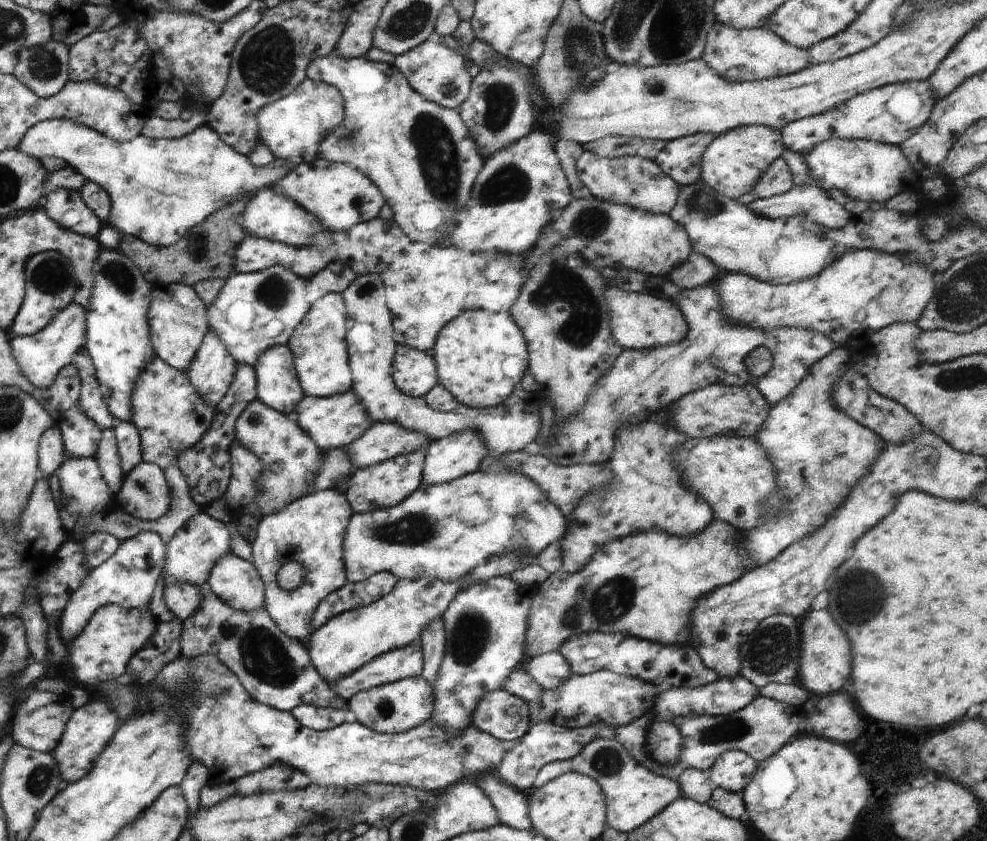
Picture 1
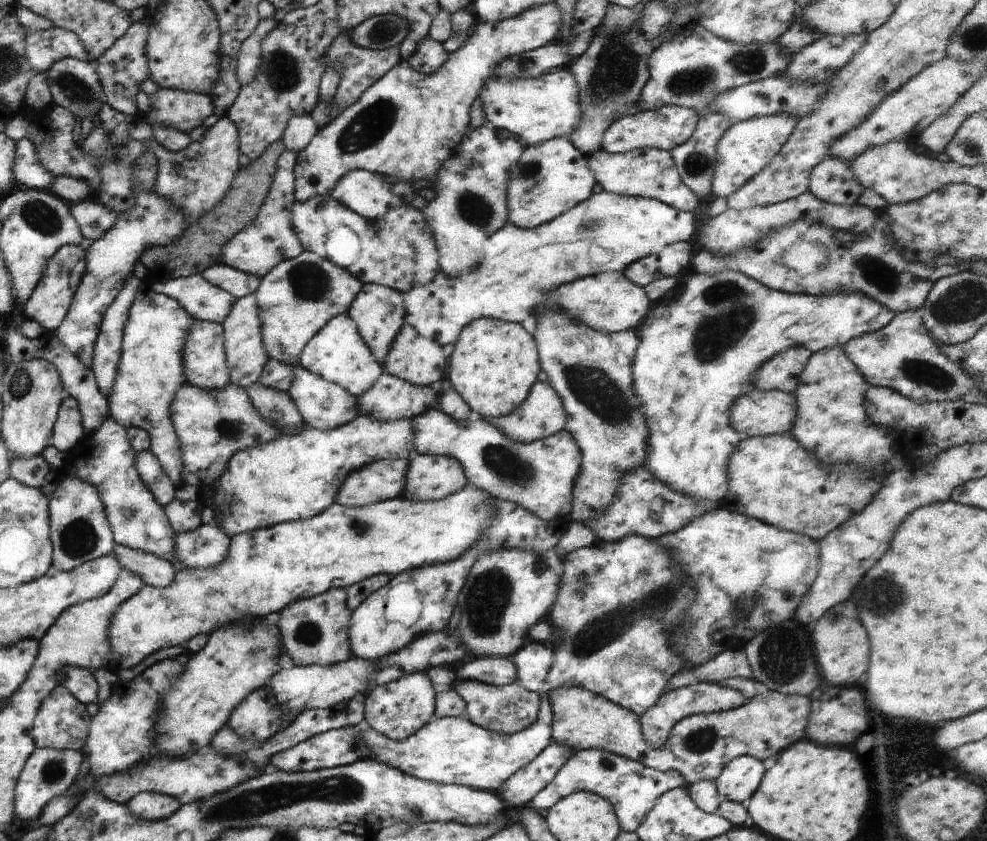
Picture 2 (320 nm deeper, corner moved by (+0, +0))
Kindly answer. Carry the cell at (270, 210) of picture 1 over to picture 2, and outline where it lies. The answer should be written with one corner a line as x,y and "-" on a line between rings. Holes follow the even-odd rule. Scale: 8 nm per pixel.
317,195
304,202
294,202
290,214
294,234
300,240
303,251
316,250
314,236
316,230
322,230
322,259
330,258
332,264
348,270
362,284
382,285
404,294
412,290
416,282
426,285
441,270
432,228
428,226
424,214
411,205
402,204
399,208
388,210
383,218
375,220
352,212
330,195
-
350,234
354,246
360,250
356,254
356,260
348,264
348,248
352,248
348,238

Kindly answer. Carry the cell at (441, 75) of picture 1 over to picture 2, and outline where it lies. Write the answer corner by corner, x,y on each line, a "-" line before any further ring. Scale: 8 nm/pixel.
430,36
422,38
414,50
414,54
408,58
407,63
412,70
419,71
426,76
433,75
448,60
449,54
444,46
433,40

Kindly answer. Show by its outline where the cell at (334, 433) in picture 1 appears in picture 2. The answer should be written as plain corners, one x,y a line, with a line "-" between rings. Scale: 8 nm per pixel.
384,372
370,390
366,390
357,397
358,410
360,415
372,416
380,422
396,422
396,420
411,420
424,413
424,410
438,407
437,398
441,386
414,386

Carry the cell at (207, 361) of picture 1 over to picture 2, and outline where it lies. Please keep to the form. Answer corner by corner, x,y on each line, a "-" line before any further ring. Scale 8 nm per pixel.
254,293
240,298
232,304
232,310
226,316
226,320
221,323
221,329
224,336
224,354
226,354
229,384
247,389
258,381
266,362
269,360
269,356
264,350
260,314
258,314

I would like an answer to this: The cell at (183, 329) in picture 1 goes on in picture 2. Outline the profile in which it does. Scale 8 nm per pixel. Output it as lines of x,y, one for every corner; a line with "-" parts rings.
194,319
194,324
188,330
188,336
184,340
184,350
182,350
182,364
187,383
199,388
206,388
206,390
220,390
220,388
229,385
230,378
228,378
222,333
220,323

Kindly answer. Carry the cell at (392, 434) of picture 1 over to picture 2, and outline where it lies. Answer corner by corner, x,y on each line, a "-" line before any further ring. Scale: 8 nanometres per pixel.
437,407
424,410
423,414
412,418
411,422
413,455
452,456
460,462
467,483
471,483
478,490
484,490
493,499
514,502
547,522
569,520
572,511
572,488
576,486
582,458
580,448
568,432
558,432
542,441
518,443
504,436
500,430
496,430
496,426
488,424
481,417
455,420

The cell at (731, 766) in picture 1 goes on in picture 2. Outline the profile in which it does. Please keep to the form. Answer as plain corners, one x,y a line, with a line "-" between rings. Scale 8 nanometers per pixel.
738,756
728,762
715,784
724,799
745,804
758,790
764,777
764,764
753,757

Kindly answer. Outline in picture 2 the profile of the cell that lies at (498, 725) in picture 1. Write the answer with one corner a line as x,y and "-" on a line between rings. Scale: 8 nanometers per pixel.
461,680
454,684
453,690
464,700
468,720
496,734
510,735
522,732
532,726
532,722
536,722
541,703
539,694
528,691
515,682
508,686
493,686
474,680

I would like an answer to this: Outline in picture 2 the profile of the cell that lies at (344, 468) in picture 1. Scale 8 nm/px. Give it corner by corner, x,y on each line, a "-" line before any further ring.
359,415
348,424
333,430
319,430
305,426
299,432
292,432
274,438
270,442
254,444
247,450
237,451
228,460
225,472
216,483
213,509
220,512
220,530
231,538
243,533
252,533
289,521
300,521
316,517
327,510
336,500
336,494
344,478
350,472
383,459
411,459
411,420
380,422
372,416

